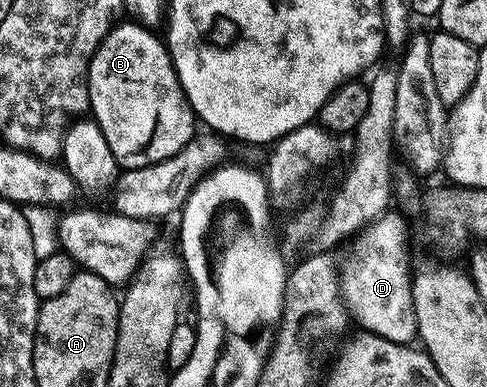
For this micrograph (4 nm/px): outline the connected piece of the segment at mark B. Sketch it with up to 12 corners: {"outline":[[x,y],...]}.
{"outline":[[120,21],[88,66],[117,168],[174,157],[198,120],[165,40]]}

